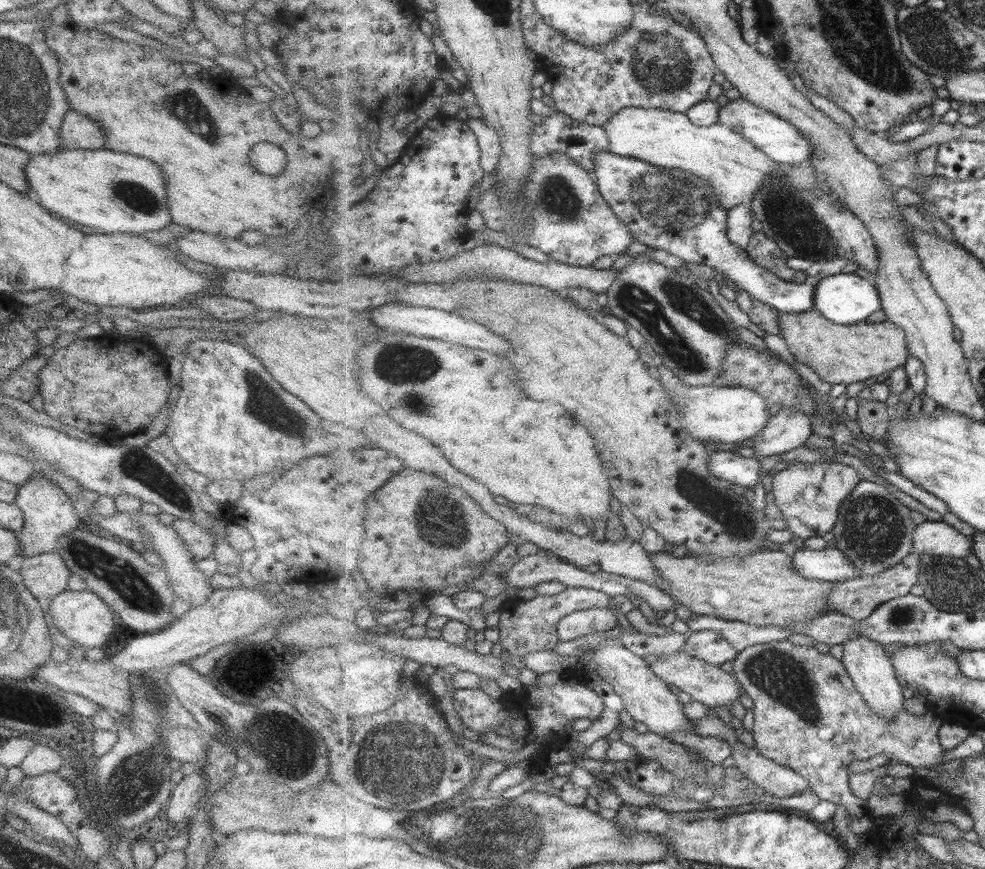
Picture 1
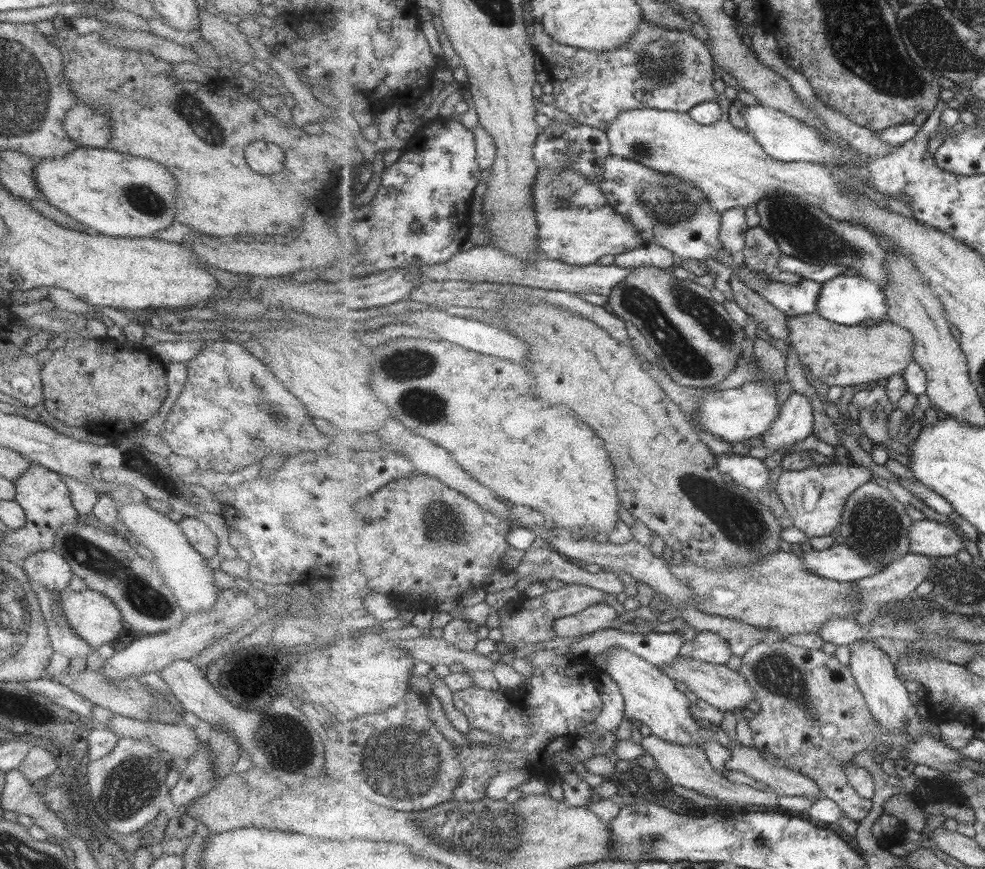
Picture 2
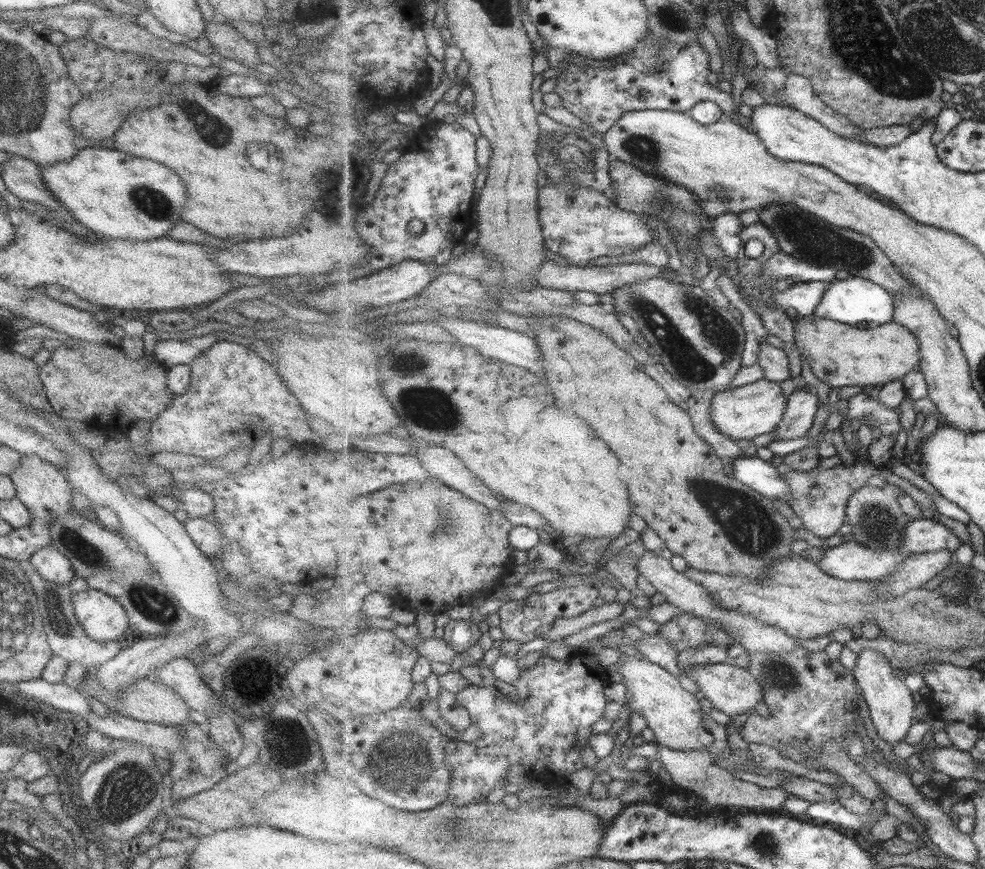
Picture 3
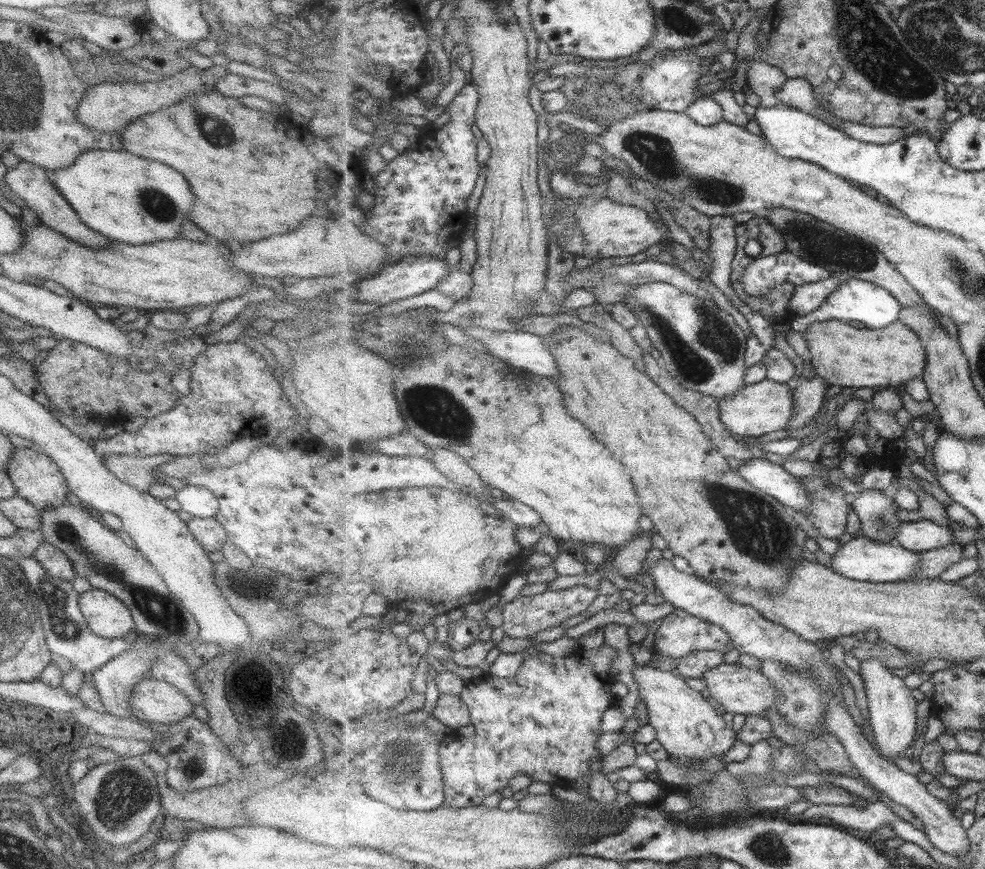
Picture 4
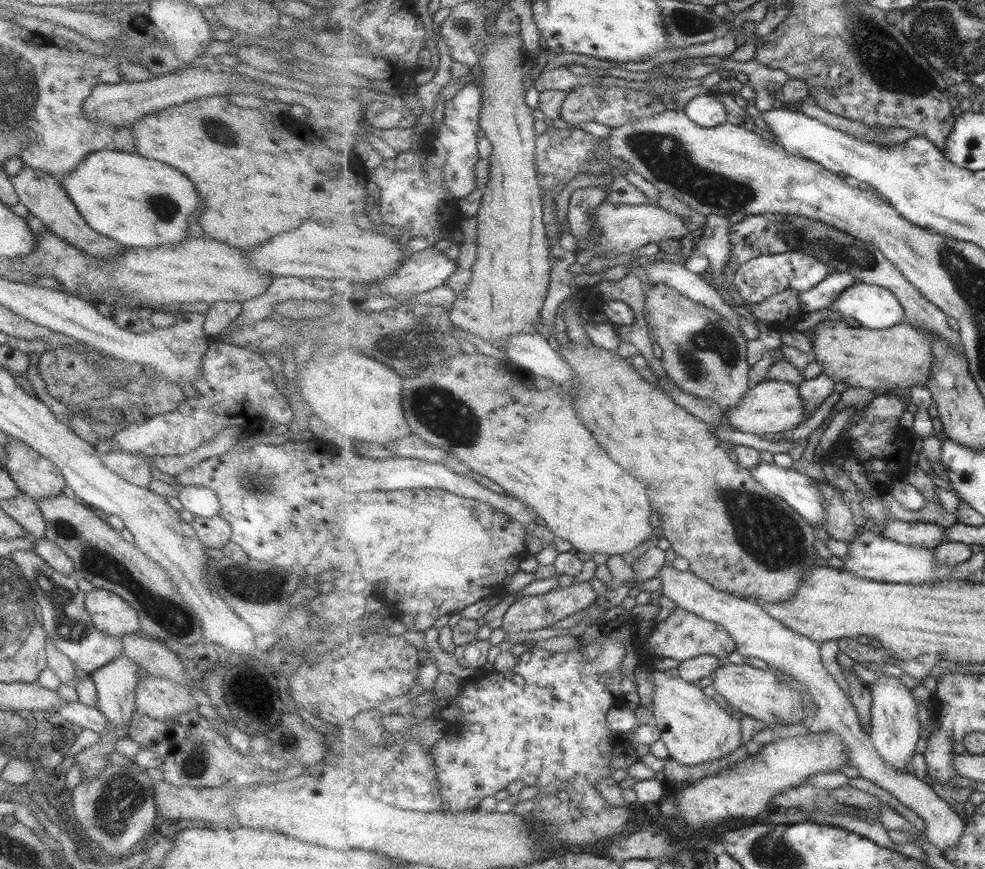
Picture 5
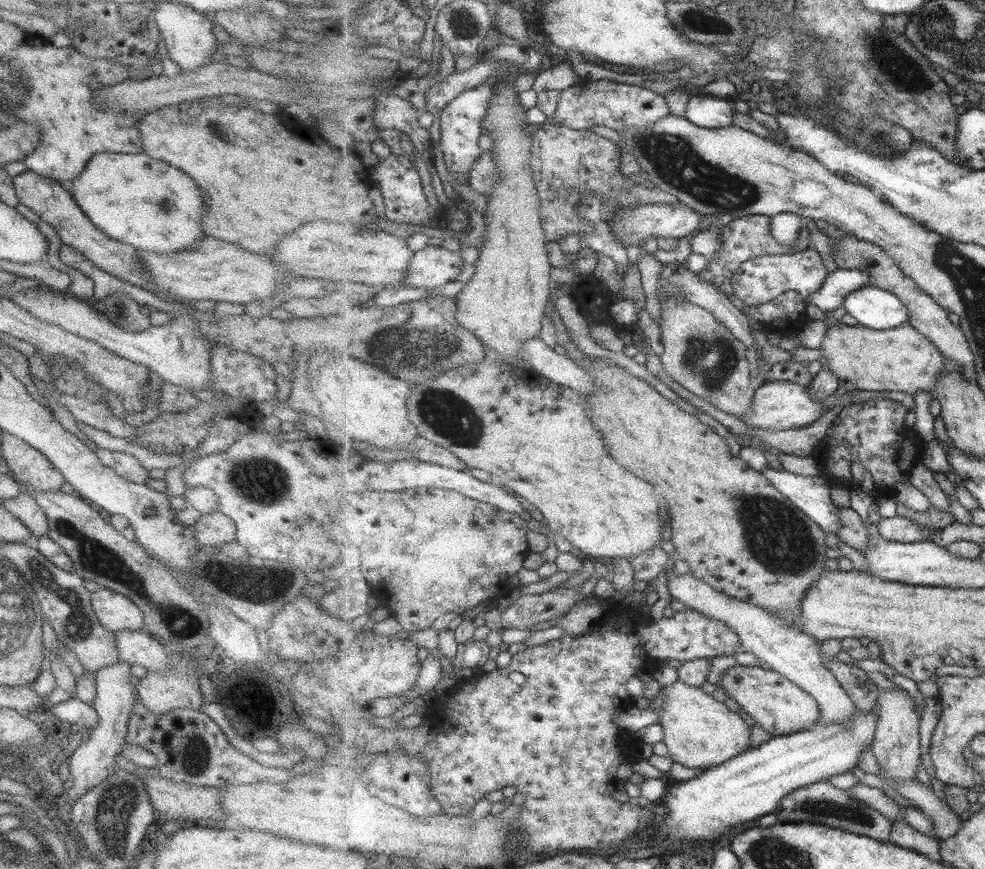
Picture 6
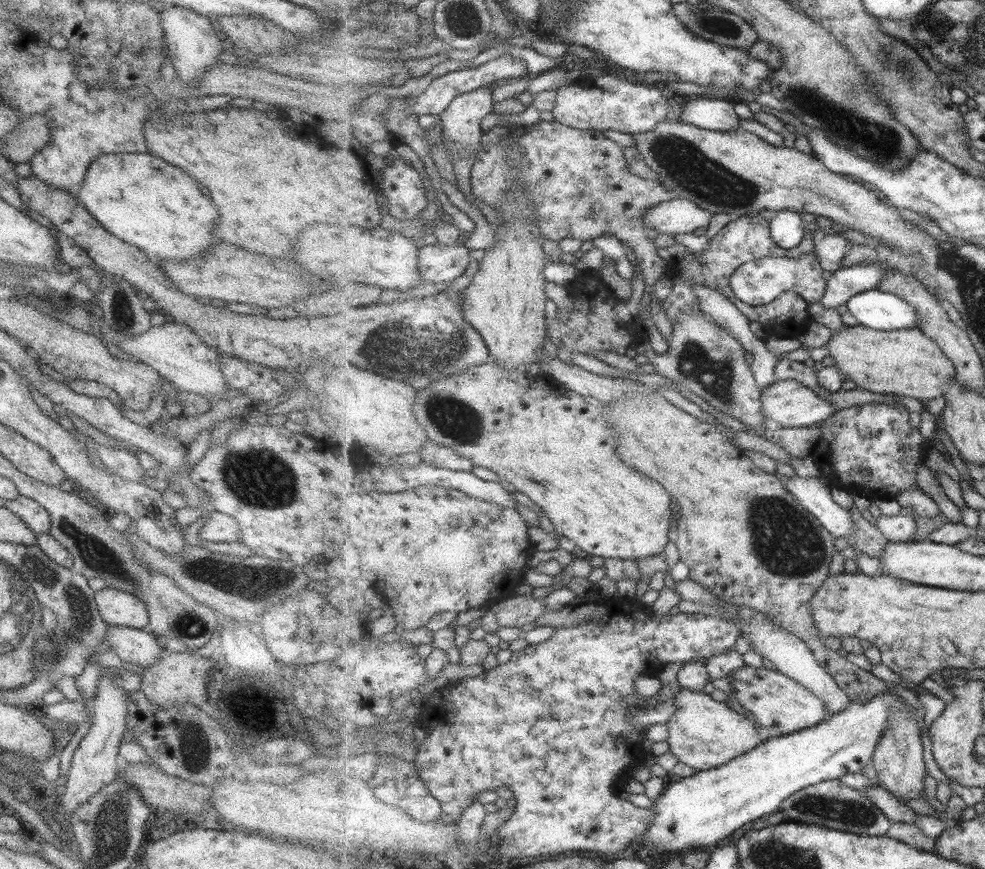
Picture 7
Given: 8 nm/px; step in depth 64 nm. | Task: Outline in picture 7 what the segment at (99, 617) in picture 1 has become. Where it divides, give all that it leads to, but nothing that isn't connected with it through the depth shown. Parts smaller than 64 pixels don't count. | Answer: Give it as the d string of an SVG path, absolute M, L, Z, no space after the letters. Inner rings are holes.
M105 587L94 593L94 601L106 626L142 629L148 621L145 605L132 594Z

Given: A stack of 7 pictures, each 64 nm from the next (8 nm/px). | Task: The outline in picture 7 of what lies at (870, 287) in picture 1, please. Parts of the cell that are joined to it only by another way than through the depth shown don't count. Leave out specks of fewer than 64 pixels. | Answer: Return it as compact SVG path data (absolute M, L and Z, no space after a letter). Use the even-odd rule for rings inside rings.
M866 290L846 304L861 325L882 331L919 327L916 308L889 291Z

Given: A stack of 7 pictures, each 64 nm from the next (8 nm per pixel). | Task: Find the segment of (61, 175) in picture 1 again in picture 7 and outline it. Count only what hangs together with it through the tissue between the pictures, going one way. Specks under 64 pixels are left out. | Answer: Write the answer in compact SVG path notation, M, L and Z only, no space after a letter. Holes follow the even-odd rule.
M148 152L96 156L89 163L75 197L102 228L151 258L190 259L204 255L209 245L220 242L212 234L212 222L217 218L217 210L211 200L199 192L197 182L193 182L193 178L189 178L180 168Z

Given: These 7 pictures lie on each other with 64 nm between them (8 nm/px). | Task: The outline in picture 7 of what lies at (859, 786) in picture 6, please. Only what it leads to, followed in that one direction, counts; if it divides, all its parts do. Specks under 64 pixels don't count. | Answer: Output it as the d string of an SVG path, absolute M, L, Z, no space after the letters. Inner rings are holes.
M872 786L863 790L864 795L883 811L883 814L893 822L915 822L915 812L899 801L895 794L889 792L885 786Z

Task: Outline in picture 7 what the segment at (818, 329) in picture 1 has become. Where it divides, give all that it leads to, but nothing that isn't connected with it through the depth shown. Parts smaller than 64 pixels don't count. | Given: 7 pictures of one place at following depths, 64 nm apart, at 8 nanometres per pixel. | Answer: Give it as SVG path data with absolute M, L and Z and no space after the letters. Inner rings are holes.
M861 324L834 330L831 340L826 344L828 354L834 359L834 364L845 378L849 378L857 388L869 390L880 395L899 395L917 399L927 403L934 398L943 396L945 387L953 384L956 378L956 368L941 347L929 338L919 327L882 331L875 330Z

